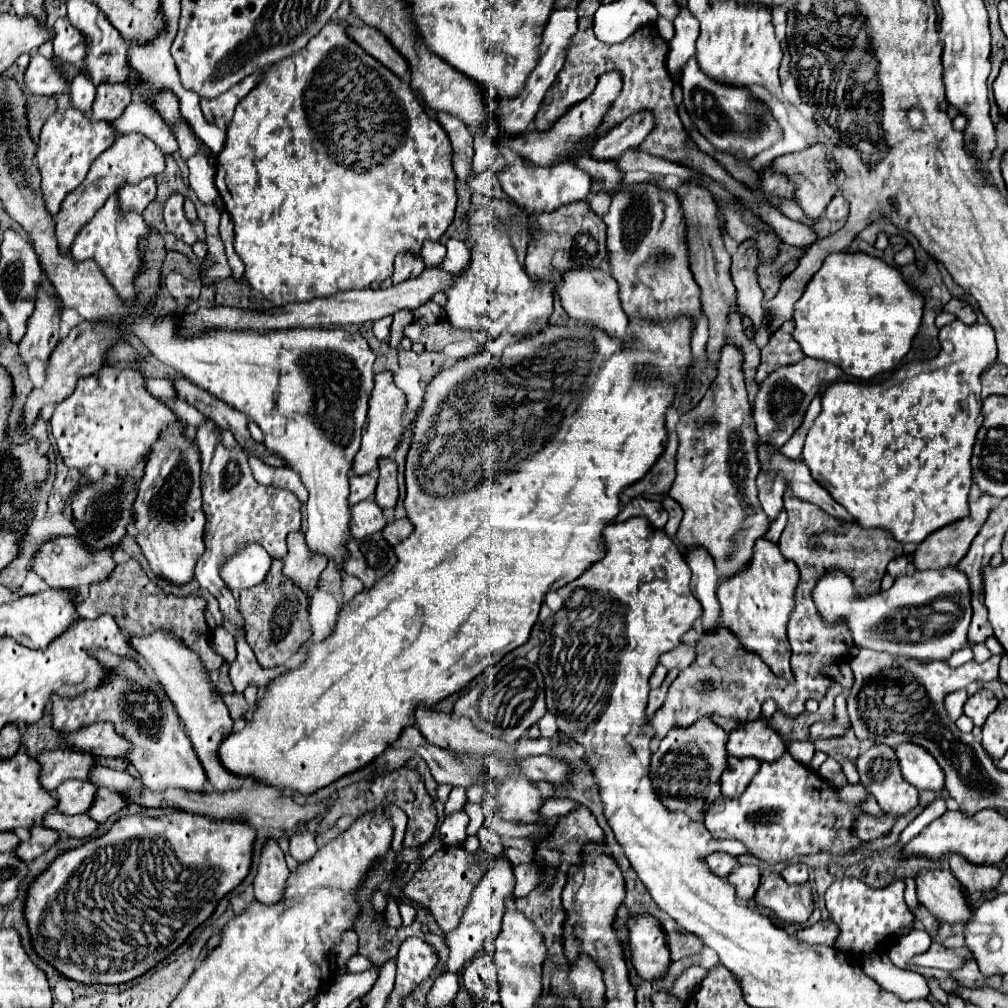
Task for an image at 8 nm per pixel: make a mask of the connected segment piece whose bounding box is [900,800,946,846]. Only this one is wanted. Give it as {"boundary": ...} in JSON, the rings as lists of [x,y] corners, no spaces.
{"boundary":[[[944,800],[932,802],[932,804],[902,832],[902,836],[900,836],[900,846],[908,844],[924,826],[928,826],[928,824],[930,824],[932,820],[936,820],[940,814],[944,814],[944,810],[946,810],[946,802],[944,802]]]}

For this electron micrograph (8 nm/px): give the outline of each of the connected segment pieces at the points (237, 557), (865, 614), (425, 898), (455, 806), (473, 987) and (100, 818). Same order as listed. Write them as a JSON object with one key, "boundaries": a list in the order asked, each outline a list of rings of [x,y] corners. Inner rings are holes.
{"boundaries":[[[[244,544],[220,568],[220,578],[230,590],[256,586],[270,570],[272,558],[260,544]]],[[[956,568],[916,570],[910,576],[908,574],[898,576],[890,590],[874,594],[874,596],[858,596],[848,574],[844,574],[842,570],[826,570],[824,576],[818,578],[812,590],[812,600],[816,604],[816,610],[822,622],[826,626],[846,624],[858,648],[888,652],[894,656],[906,656],[906,658],[914,658],[926,664],[936,662],[936,660],[948,662],[948,658],[952,656],[952,650],[948,650],[948,640],[966,640],[966,632],[970,626],[970,618],[972,618],[968,580],[964,580],[964,574],[960,574],[960,570]]],[[[446,846],[438,852],[434,852],[434,856],[430,860],[420,864],[420,870],[416,870],[412,880],[402,888],[402,894],[408,896],[410,900],[424,904],[436,918],[436,924],[440,926],[440,930],[450,932],[458,926],[460,914],[464,912],[464,906],[468,904],[470,894],[482,878],[482,868],[486,870],[486,864],[488,864],[486,858],[488,856],[484,852],[480,852],[480,866],[474,866],[470,862],[472,856],[464,850],[464,846]],[[464,884],[466,884],[466,888],[464,888]]],[[[454,787],[449,795],[447,802],[444,805],[444,812],[446,815],[452,814],[458,810],[463,809],[466,802],[466,788]]],[[[478,954],[474,962],[464,968],[464,988],[472,1002],[494,1004],[500,1002],[498,982],[496,982],[496,964],[488,954]]],[[[98,788],[96,798],[88,810],[88,816],[92,820],[96,820],[98,824],[102,824],[102,822],[106,822],[108,816],[120,812],[124,806],[126,806],[126,800],[120,792],[114,792],[108,788]]]]}

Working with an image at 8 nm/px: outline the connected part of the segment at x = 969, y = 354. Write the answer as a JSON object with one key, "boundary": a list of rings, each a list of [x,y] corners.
{"boundary":[[[954,320],[952,324],[940,328],[938,339],[940,341],[940,354],[934,360],[926,362],[908,362],[900,366],[886,382],[870,386],[870,384],[854,384],[854,382],[836,382],[828,386],[828,390],[822,396],[822,412],[814,420],[812,428],[808,430],[804,450],[802,450],[802,460],[812,472],[812,478],[830,492],[830,496],[842,504],[852,518],[864,526],[864,528],[884,528],[892,534],[894,540],[898,542],[916,542],[920,544],[926,536],[932,532],[940,530],[942,526],[948,526],[956,520],[962,520],[968,516],[968,490],[972,484],[972,468],[970,468],[970,458],[972,458],[972,446],[978,428],[982,426],[982,398],[980,398],[980,374],[986,366],[990,366],[996,358],[996,340],[994,340],[994,330],[988,324],[972,324],[966,326],[960,320]]]}

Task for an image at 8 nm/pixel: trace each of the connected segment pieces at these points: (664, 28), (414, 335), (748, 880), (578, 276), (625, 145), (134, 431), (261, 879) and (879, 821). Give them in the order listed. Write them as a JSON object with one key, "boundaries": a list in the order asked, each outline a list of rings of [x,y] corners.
{"boundaries":[[[[659,17],[657,20],[657,31],[658,35],[668,42],[674,36],[673,23],[663,17]]],[[[446,318],[428,326],[420,326],[412,322],[404,328],[404,336],[410,338],[412,342],[422,342],[426,350],[432,350],[432,352],[444,350],[444,346],[450,342],[462,342],[462,340],[476,340],[478,344],[488,342],[488,336],[484,332],[454,328]]],[[[736,866],[730,872],[728,880],[734,884],[736,896],[740,900],[752,900],[754,892],[760,884],[760,870],[758,870],[758,866]]],[[[592,268],[592,270],[568,270],[562,274],[560,282],[554,288],[554,294],[560,298],[562,308],[570,318],[590,322],[594,326],[600,326],[606,330],[610,336],[616,338],[626,338],[626,328],[628,328],[628,316],[624,314],[618,298],[618,286],[616,280],[602,272],[602,268]]],[[[632,114],[632,118],[626,118],[620,126],[614,126],[608,136],[594,142],[590,149],[592,158],[614,160],[624,150],[638,146],[648,136],[648,130],[652,130],[652,118],[648,118],[648,114]]],[[[104,366],[96,374],[78,380],[74,392],[56,406],[50,426],[66,466],[84,470],[98,464],[116,468],[118,474],[126,476],[142,456],[150,454],[152,444],[160,438],[160,430],[174,420],[174,412],[144,390],[144,378],[138,370]]],[[[268,842],[262,850],[262,858],[258,864],[258,874],[254,880],[256,900],[262,904],[274,904],[284,898],[284,888],[288,880],[288,868],[284,854],[276,842]]],[[[860,814],[852,824],[852,832],[858,836],[860,842],[872,842],[876,838],[888,836],[896,824],[896,816],[884,814],[880,818],[870,814]]]]}

